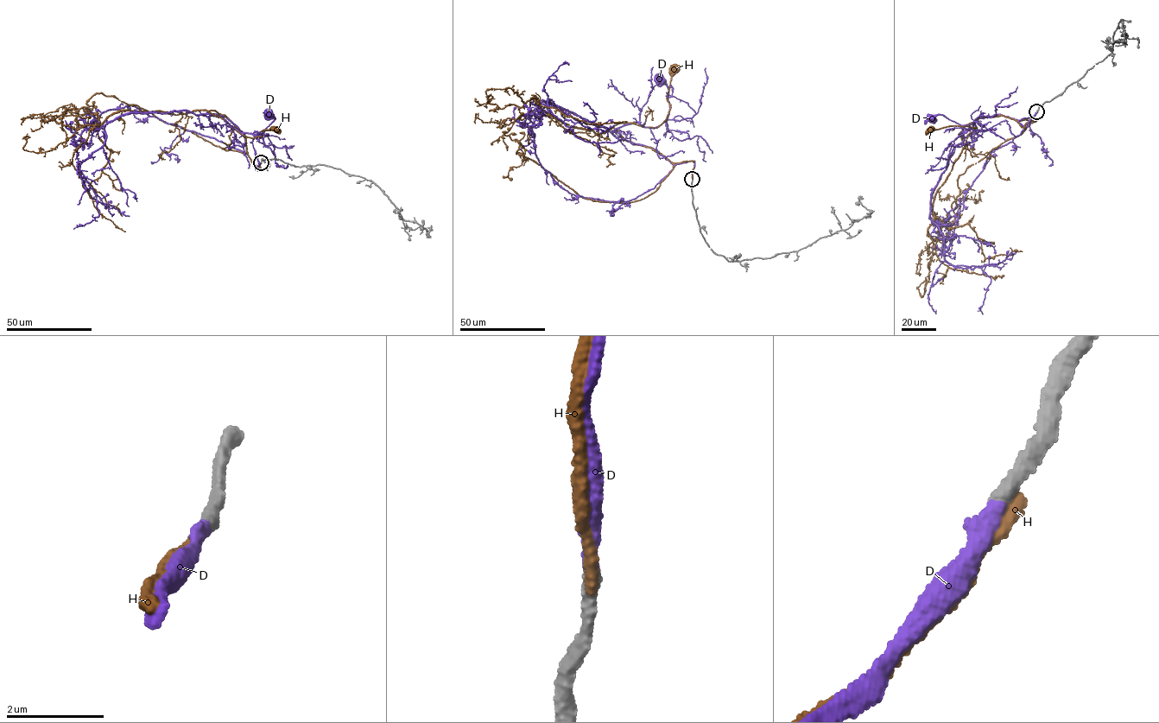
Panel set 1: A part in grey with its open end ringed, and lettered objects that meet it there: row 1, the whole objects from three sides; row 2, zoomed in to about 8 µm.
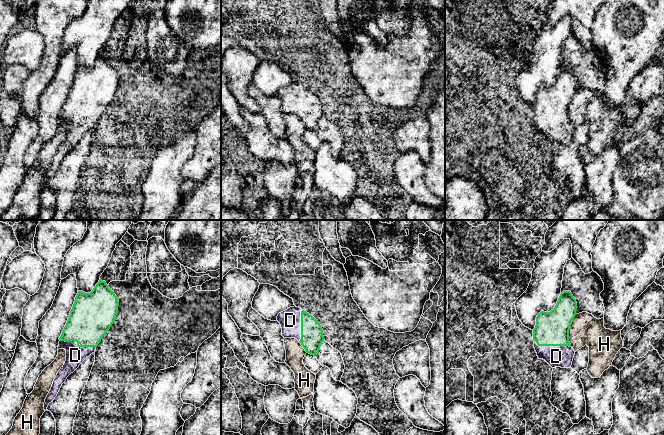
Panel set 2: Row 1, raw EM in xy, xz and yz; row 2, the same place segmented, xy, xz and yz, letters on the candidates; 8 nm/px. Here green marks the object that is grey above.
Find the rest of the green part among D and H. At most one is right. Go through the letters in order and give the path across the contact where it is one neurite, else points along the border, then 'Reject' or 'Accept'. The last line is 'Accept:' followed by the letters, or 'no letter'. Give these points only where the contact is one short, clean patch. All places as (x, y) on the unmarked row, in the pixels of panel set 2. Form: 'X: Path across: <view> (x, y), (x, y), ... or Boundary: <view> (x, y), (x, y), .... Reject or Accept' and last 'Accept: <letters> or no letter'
D: Path across: xy (90, 94), (85, 99), (77, 121), (75, 131). Accept
H: Boundary: yz (576, 90), (569, 106), (570, 122). Reject
Accept: D

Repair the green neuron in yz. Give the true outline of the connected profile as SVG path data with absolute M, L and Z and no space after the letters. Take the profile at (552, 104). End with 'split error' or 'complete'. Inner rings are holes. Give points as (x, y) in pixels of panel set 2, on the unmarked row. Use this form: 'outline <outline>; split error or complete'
outline M563 67L553 86L541 87L536 93L533 105L534 124L539 135L545 136L552 144L570 144L575 131L569 118L569 106L576 91L577 79L570 67Z; split error

